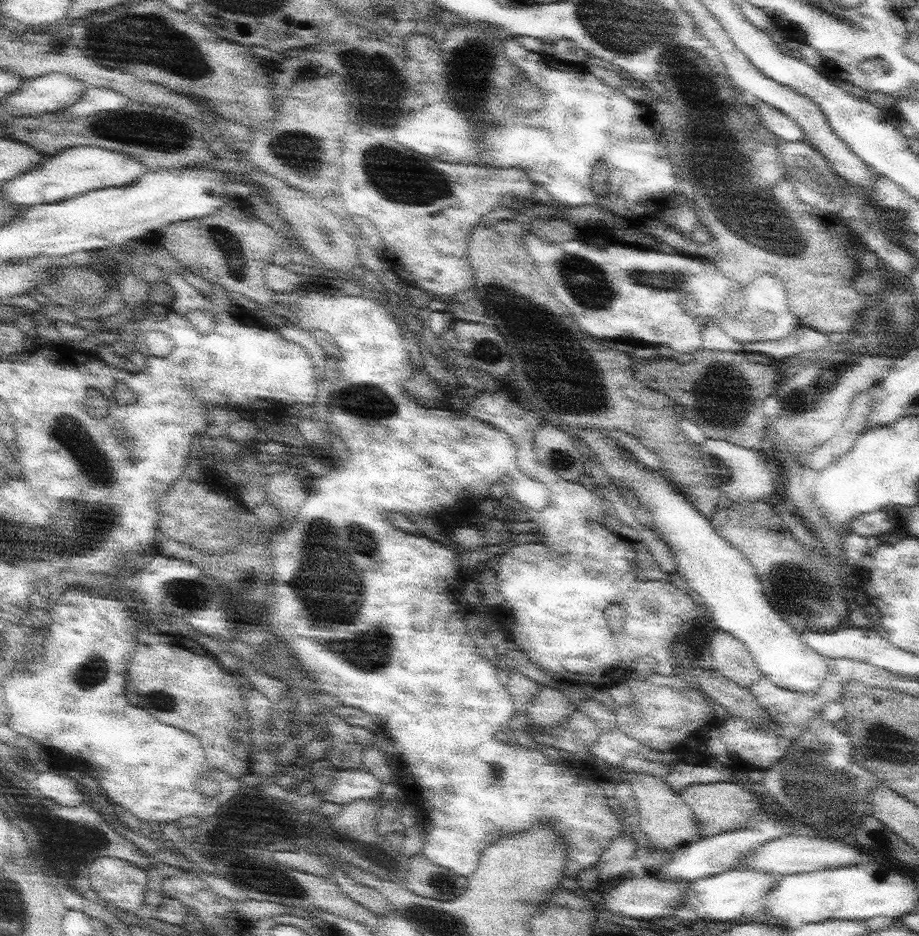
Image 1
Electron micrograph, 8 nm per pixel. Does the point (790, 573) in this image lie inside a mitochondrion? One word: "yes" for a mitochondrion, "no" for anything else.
yes

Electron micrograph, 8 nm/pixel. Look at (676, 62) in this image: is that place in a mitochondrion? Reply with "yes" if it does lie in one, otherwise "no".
yes

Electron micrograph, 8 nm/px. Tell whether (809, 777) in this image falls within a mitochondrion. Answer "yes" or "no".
yes

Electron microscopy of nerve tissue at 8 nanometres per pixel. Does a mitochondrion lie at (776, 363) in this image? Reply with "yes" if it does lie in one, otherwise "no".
no

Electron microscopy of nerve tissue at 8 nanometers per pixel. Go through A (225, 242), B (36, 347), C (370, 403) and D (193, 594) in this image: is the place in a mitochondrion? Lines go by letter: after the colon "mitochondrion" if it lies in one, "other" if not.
A: mitochondrion
B: other
C: mitochondrion
D: mitochondrion

